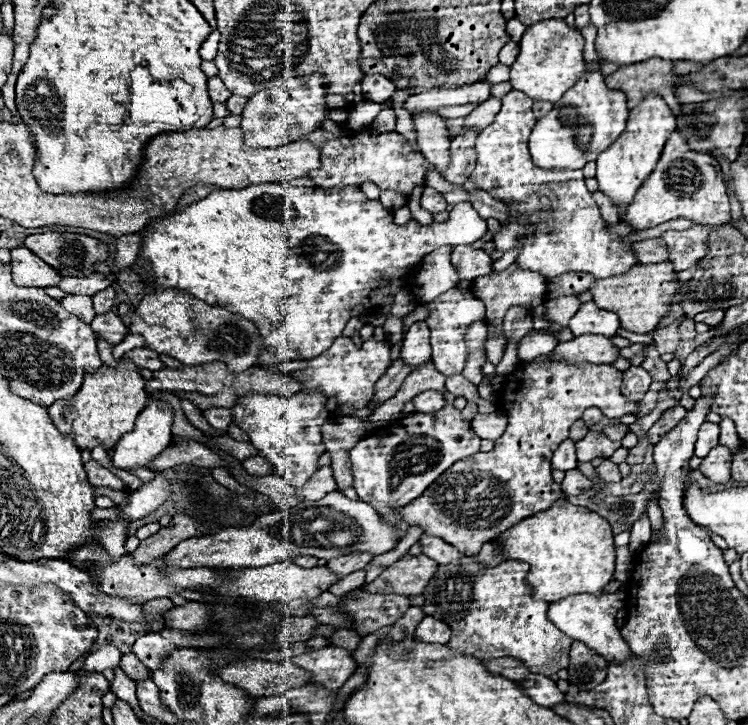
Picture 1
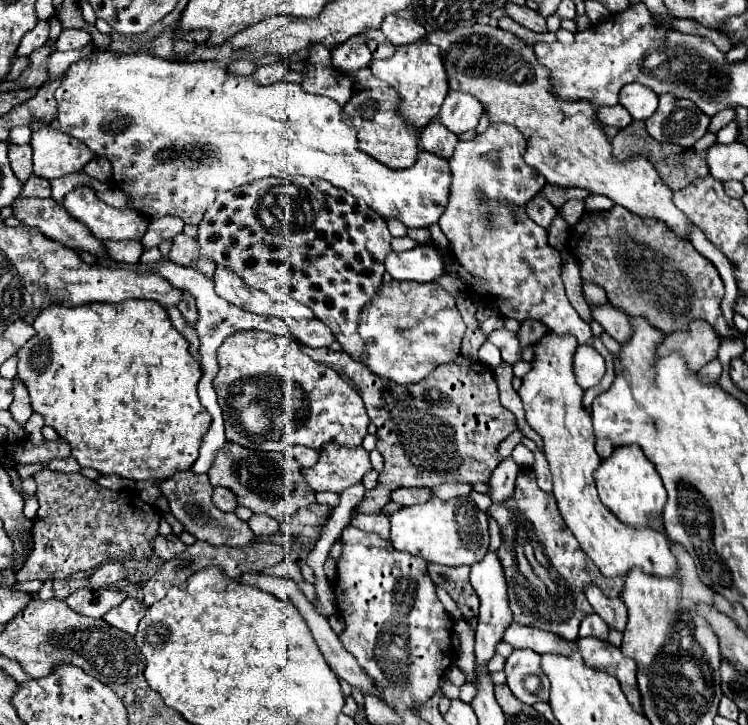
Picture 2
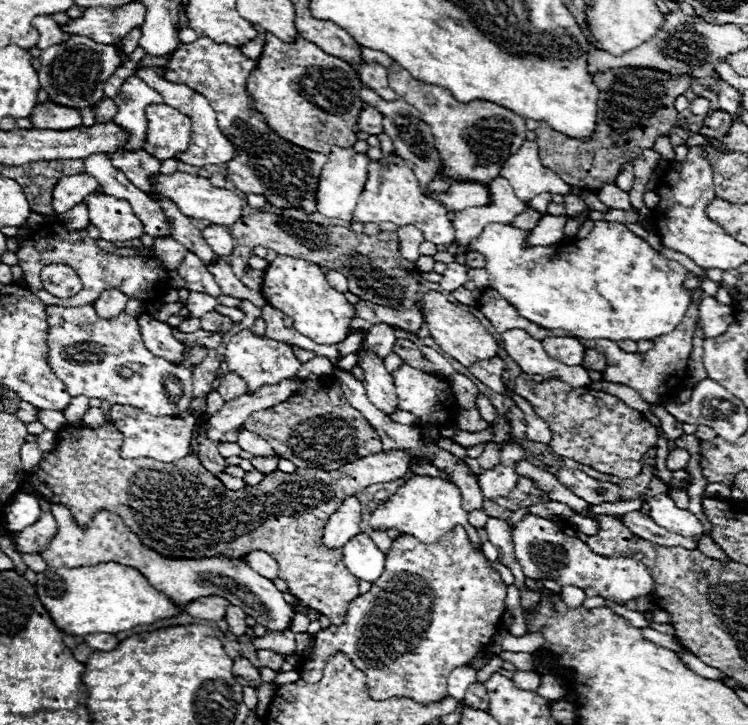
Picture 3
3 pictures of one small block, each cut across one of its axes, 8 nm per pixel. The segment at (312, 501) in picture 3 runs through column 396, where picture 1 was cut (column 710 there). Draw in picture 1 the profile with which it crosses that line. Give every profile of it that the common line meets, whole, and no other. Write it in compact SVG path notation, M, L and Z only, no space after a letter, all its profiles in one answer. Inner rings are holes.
M716 446L702 460L700 472L706 474L712 482L726 484L730 480L730 466L732 466L732 450L726 446Z

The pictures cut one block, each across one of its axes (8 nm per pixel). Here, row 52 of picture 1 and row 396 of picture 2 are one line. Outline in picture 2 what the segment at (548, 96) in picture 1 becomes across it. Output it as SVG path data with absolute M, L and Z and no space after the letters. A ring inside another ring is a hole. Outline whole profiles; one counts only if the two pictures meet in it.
M546 332L534 344L532 370L522 378L518 396L524 402L526 420L530 428L542 438L546 446L546 460L554 480L554 496L558 510L572 530L580 548L598 566L598 570L612 576L626 576L630 568L638 566L646 574L672 576L676 572L674 554L662 532L646 526L628 526L620 522L598 498L592 472L600 466L600 456L594 450L594 428L588 410L582 404L582 390L574 380L572 358L576 352L576 338L572 334Z

